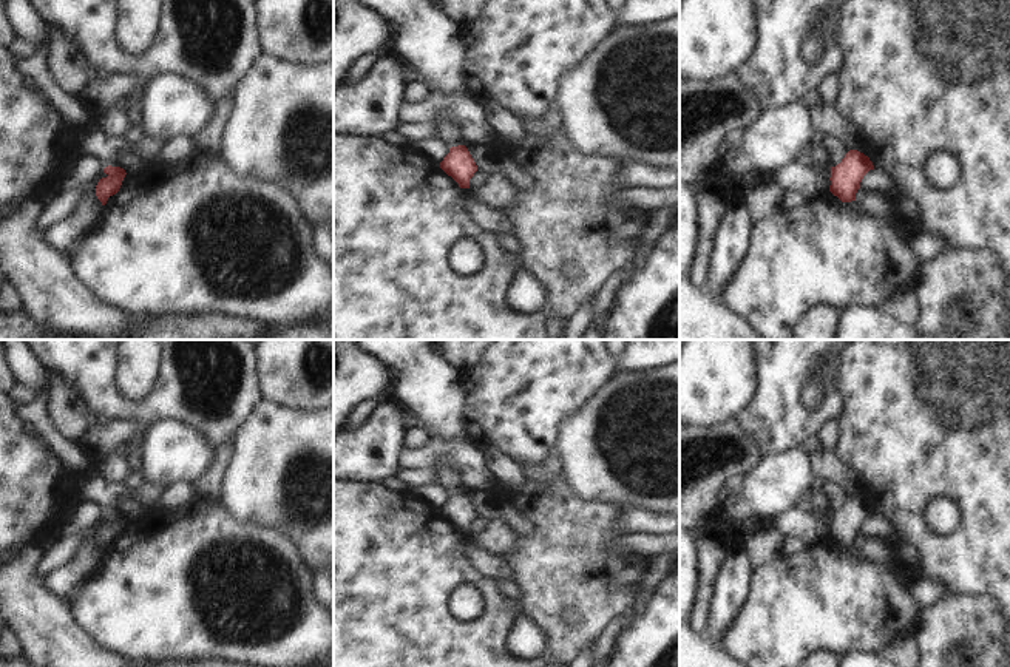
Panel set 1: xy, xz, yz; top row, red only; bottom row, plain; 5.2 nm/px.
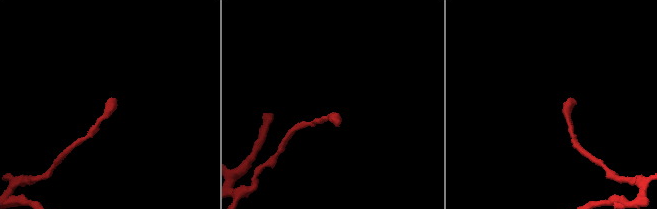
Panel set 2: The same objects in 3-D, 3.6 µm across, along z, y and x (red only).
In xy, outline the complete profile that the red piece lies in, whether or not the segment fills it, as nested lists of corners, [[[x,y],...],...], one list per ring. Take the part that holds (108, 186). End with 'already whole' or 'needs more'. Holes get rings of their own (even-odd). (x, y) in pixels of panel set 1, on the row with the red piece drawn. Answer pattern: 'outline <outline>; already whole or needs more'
outline [[[105,167],[103,173],[105,178],[99,179],[96,185],[96,196],[102,202],[102,205],[107,204],[108,198],[116,195],[122,185],[122,181],[125,178],[125,170],[120,167]]]; already whole

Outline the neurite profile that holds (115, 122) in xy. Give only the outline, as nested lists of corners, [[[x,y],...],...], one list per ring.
[[[111,105],[105,113],[99,114],[94,122],[102,133],[111,137],[124,137],[133,122],[133,116],[127,114],[122,107]]]

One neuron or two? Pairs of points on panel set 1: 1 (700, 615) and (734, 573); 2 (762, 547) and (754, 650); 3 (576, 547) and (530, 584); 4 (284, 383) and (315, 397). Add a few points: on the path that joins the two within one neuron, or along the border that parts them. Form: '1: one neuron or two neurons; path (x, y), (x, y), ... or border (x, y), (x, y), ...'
1: two neurons; border (720, 567), (715, 576), (708, 626), (703, 632)
2: two neurons; border (780, 551), (755, 570)
3: one neuron; path (566, 558), (553, 570), (541, 573)
4: one neuron; path (292, 383), (301, 383), (308, 389)

